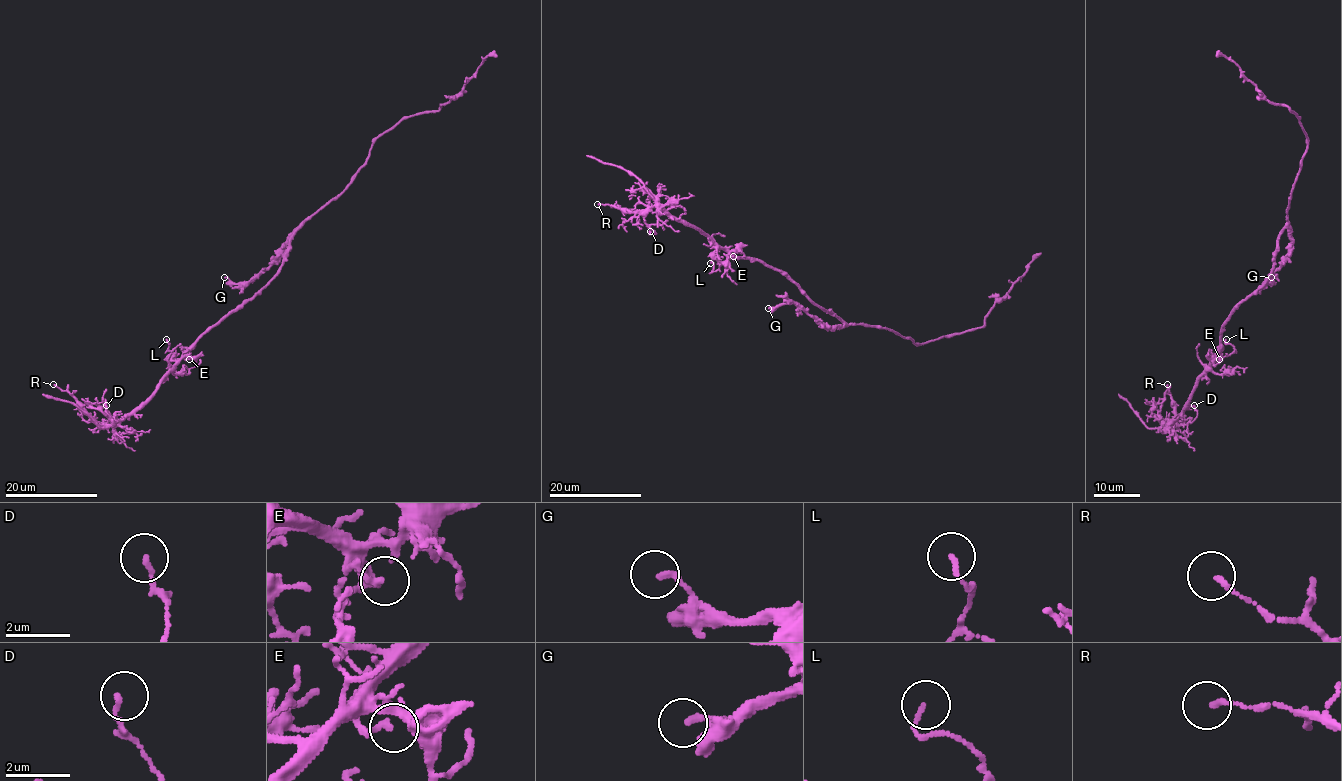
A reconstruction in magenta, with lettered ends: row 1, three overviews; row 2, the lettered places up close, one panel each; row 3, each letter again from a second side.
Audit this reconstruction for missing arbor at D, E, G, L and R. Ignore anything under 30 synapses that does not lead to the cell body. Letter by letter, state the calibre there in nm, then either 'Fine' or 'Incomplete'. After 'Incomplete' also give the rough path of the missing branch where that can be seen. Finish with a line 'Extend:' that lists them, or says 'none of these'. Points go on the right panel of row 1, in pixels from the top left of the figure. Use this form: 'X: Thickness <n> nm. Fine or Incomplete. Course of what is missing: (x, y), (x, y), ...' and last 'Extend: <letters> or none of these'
D: Thickness 150 nm. Fine
E: Thickness 200 nm. Fine
G: Thickness 190 nm. Fine
L: Thickness 130 nm. Fine
R: Thickness 160 nm. Fine
Extend: none of these

